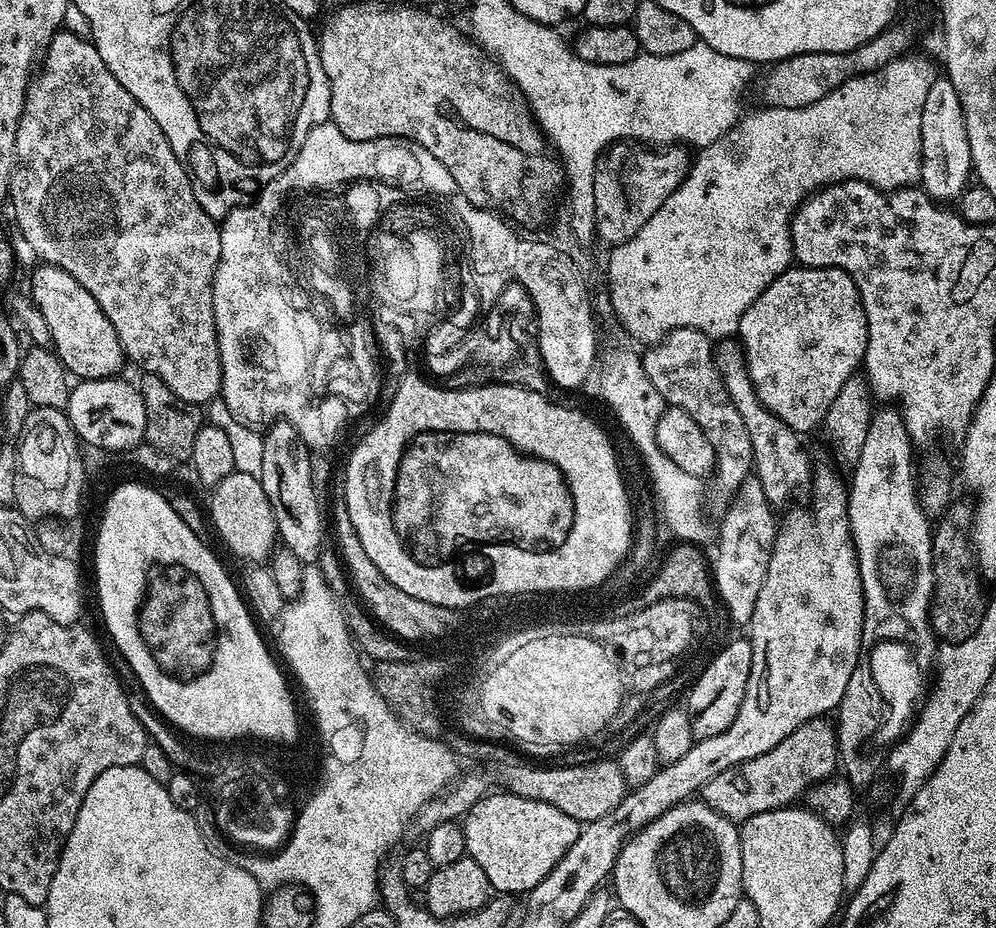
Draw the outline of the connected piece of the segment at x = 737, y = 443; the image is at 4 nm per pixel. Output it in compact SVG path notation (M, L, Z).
M674 328L645 352L648 353L643 353L642 363L646 378L654 382L654 390L662 394L665 405L686 410L686 414L690 414L690 418L694 418L694 422L702 426L702 434L706 434L710 446L714 448L716 488L726 498L731 497L738 490L738 486L742 486L745 478L753 475L752 451L750 450L750 434L746 434L746 426L742 424L742 414L738 414L738 406L734 406L734 402L730 400L730 394L726 392L726 386L720 377L714 355L713 337L693 328Z

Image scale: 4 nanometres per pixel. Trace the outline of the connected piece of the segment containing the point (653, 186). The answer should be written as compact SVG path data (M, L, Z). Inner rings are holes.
M613 146L604 153L596 166L594 178L594 210L596 211L595 235L600 236L608 246L625 244L631 236L638 234L654 210L680 188L681 182L688 177L690 152L684 146L664 146L653 150L648 146L636 146L633 152L624 156L620 164L620 148Z

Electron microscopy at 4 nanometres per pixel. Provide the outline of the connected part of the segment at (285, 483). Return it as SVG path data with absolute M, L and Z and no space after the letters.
M276 420L263 433L262 470L259 477L276 519L276 530L283 547L290 549L304 565L317 563L319 540L326 533L326 520L320 517L320 500L312 485L309 449L296 427L288 420Z

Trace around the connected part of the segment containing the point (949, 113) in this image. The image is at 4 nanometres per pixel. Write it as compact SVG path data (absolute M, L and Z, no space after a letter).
M938 76L922 108L920 139L920 187L932 200L948 204L957 201L972 176L972 155L966 133L961 99L947 76Z

